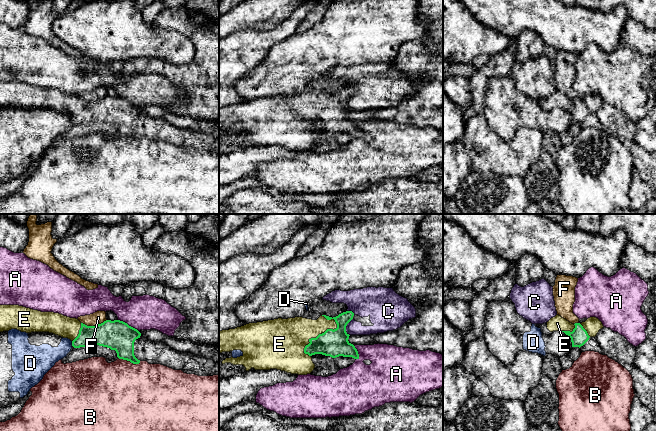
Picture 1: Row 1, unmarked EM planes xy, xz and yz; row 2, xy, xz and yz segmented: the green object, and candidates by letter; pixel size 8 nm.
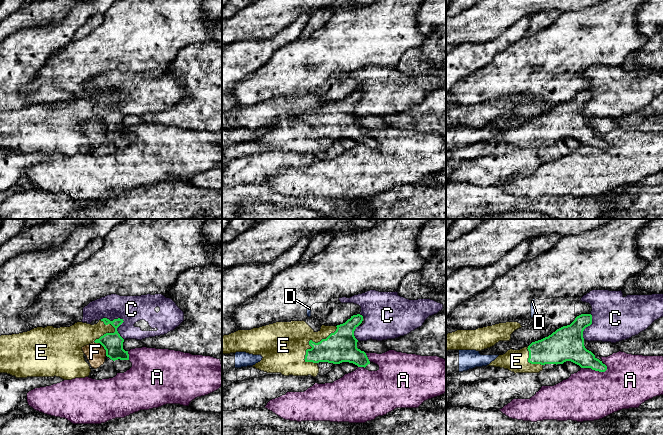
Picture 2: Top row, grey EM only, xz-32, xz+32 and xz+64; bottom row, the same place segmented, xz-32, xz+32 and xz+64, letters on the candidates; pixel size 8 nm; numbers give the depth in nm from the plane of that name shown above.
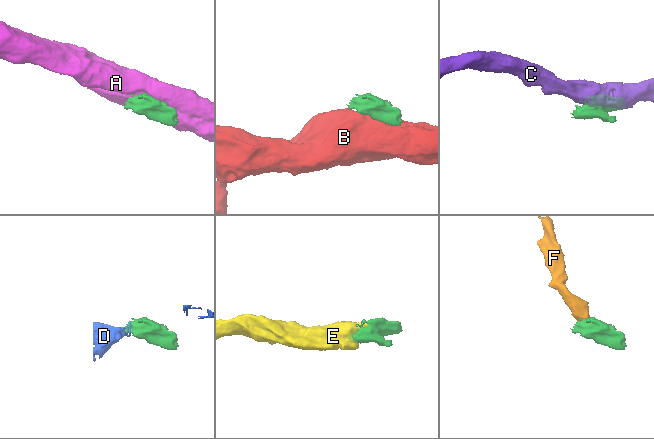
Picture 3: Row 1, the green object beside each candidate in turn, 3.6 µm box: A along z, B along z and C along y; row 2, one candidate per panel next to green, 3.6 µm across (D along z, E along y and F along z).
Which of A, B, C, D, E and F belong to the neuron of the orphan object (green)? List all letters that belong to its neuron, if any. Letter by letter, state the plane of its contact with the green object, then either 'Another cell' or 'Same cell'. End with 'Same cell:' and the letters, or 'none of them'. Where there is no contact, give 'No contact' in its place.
A: Touches green in xy. Another cell
B: Touches green in xy. Another cell
C: Touches green in xz. Another cell
D: Touches green in xy. Another cell
E: Touches green in xz. Same cell
F: Touches green in xy. Another cell
Same cell: E

